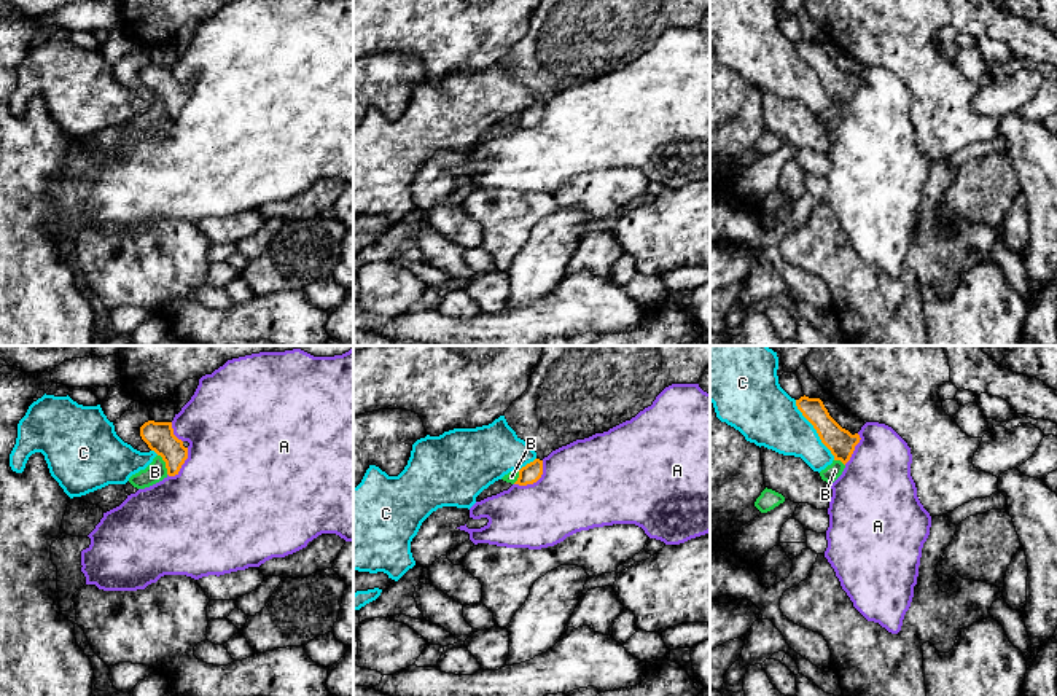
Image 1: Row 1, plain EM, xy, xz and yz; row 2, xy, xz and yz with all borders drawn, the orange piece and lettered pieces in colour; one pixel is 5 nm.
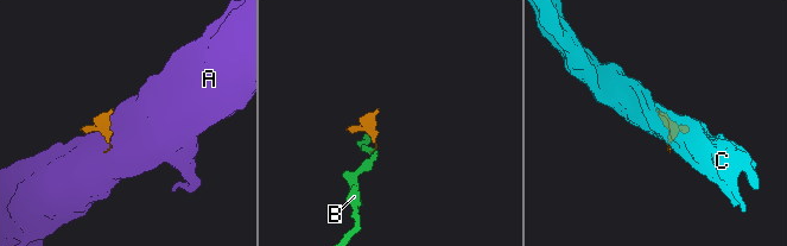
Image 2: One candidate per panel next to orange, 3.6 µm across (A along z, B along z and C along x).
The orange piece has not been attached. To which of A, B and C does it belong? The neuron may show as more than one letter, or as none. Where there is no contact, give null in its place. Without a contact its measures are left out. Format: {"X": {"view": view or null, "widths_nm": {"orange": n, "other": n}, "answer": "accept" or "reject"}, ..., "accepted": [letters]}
{"A": {"view": "xz", "widths_nm": {"orange": 100, "other": 440}, "answer": "reject"}, "B": {"view": "xy", "widths_nm": {"orange": 150, "other": 100}, "answer": "reject"}, "C": {"view": "yz", "widths_nm": {"orange": 140, "other": 300}, "answer": "reject"}, "accepted": []}

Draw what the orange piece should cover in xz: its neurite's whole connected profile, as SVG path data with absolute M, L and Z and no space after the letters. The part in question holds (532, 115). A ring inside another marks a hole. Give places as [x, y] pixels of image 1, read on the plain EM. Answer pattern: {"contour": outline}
{"contour": "M541 0L527 33L503 57L517 81L536 96L536 102L519 113L514 127L536 126L543 102L552 94L630 64L665 30L697 27L708 10L710 0Z"}

